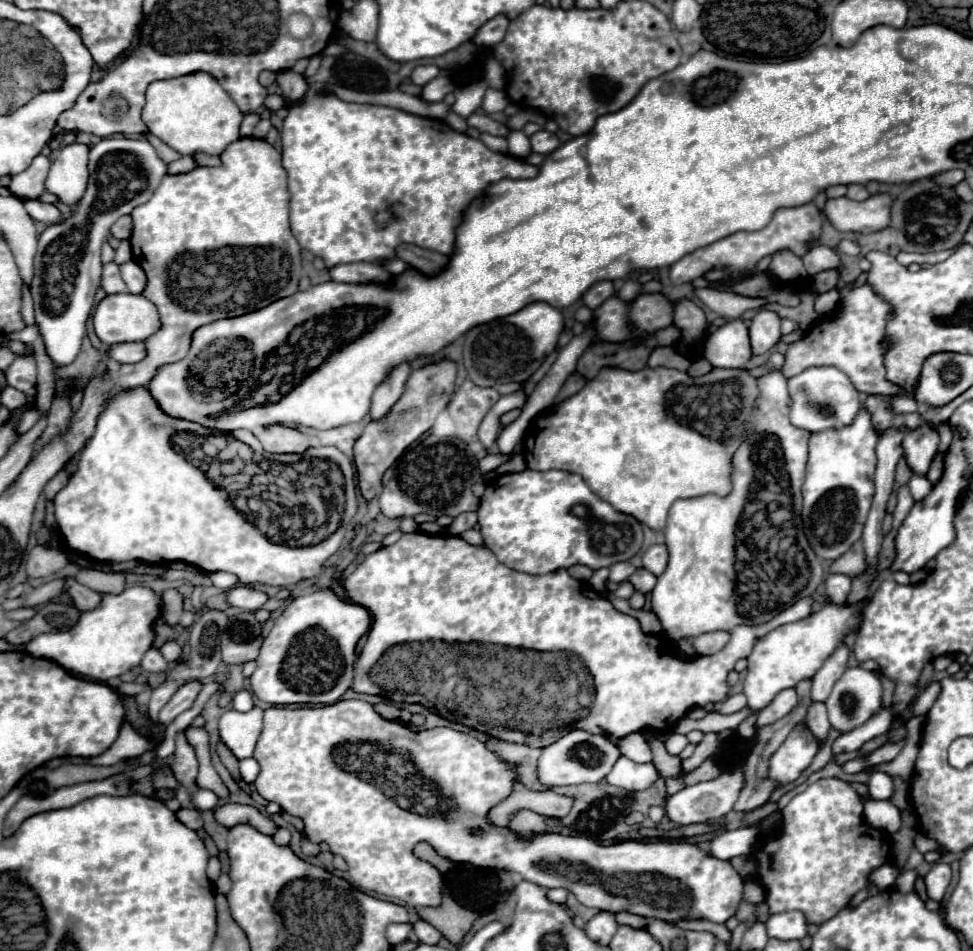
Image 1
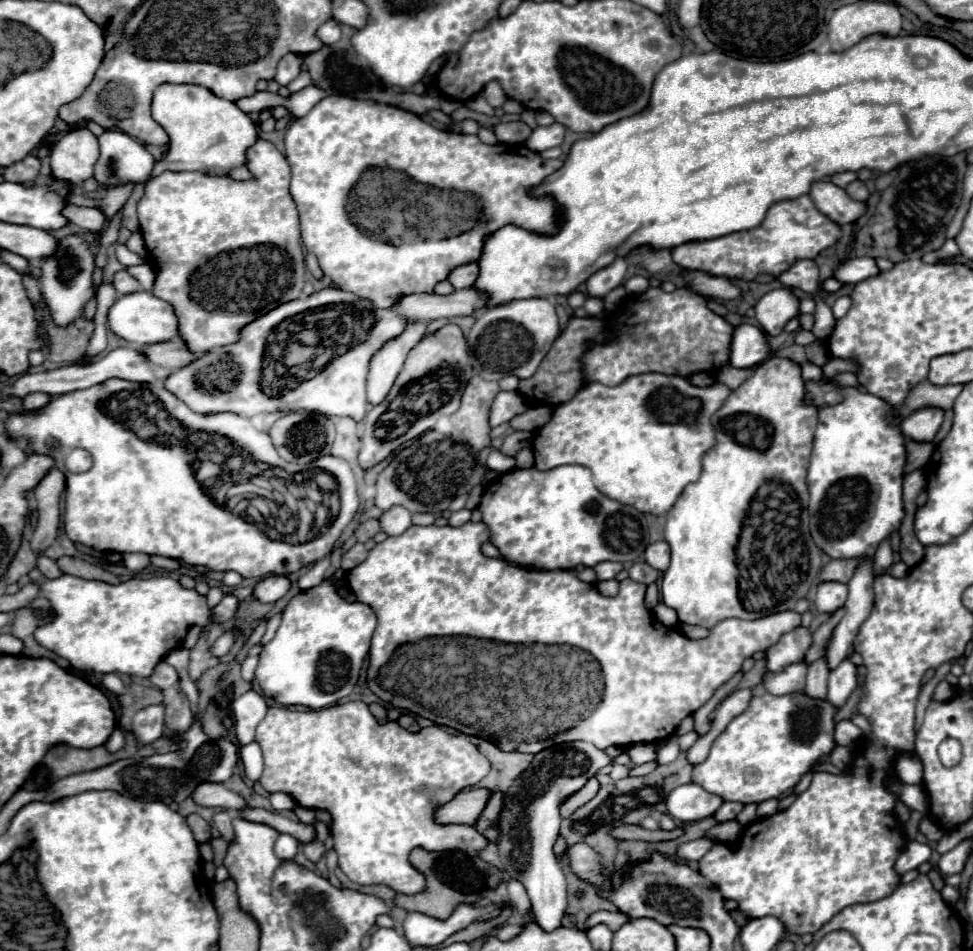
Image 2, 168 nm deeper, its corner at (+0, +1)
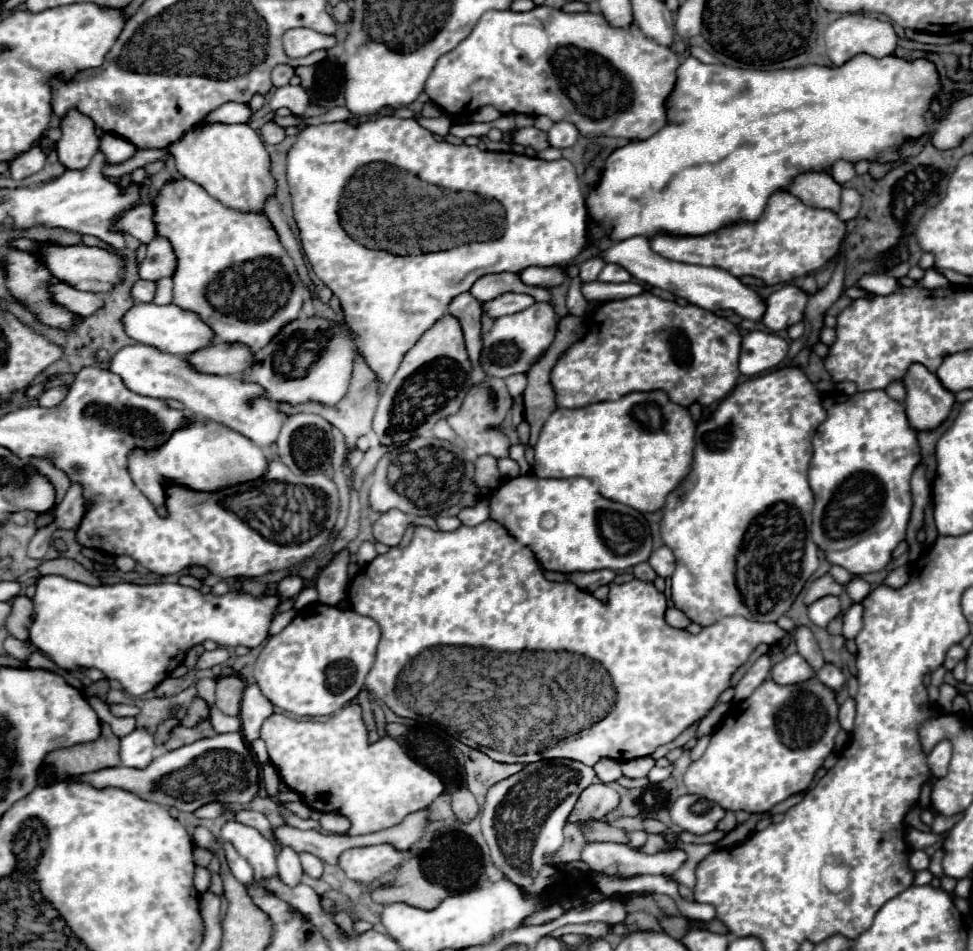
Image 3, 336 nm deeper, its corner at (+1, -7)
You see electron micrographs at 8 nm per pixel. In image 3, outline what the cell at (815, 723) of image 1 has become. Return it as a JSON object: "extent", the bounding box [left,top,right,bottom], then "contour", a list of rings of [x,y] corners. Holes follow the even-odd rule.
{"extent":[794,627,826,673],"contour":[[[798,627],[794,631],[794,641],[798,645],[798,653],[810,663],[810,667],[814,669],[814,673],[818,673],[818,669],[822,669],[822,665],[826,663],[822,657],[822,651],[812,635],[812,631],[808,627]]]}

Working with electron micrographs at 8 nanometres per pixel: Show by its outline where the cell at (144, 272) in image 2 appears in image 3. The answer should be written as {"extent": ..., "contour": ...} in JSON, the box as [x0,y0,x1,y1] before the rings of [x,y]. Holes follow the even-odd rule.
{"extent":[140,237,176,281],"contour":[[[154,237],[148,243],[146,259],[140,265],[140,279],[158,281],[160,277],[170,277],[176,269],[176,255],[172,245],[164,237]]]}

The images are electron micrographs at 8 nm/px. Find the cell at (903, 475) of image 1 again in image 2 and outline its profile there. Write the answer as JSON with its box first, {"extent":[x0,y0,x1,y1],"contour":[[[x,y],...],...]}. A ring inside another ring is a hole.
{"extent":[905,439,935,473],"contour":[[[907,439],[905,441],[905,447],[907,447],[907,465],[905,465],[905,473],[911,473],[915,469],[923,469],[933,453],[933,447],[935,443],[919,443],[919,441],[913,441],[913,439]]]}

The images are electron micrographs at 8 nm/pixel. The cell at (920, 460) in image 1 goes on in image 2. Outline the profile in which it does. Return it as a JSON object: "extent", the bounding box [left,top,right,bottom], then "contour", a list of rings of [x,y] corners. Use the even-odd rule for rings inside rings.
{"extent":[901,407,945,441],"contour":[[[939,407],[917,409],[901,421],[901,431],[907,439],[913,441],[933,441],[943,423],[943,415],[945,411]]]}

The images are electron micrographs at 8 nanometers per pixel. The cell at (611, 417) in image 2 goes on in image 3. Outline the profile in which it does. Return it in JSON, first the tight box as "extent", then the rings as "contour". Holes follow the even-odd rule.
{"extent":[534,391,696,513],"contour":[[[634,391],[618,401],[600,401],[588,407],[556,409],[540,431],[534,447],[534,475],[538,477],[588,477],[598,479],[602,497],[618,501],[638,509],[640,513],[656,513],[662,509],[666,495],[678,487],[678,481],[690,473],[690,461],[694,455],[694,429],[696,421],[690,411],[662,391]]]}

